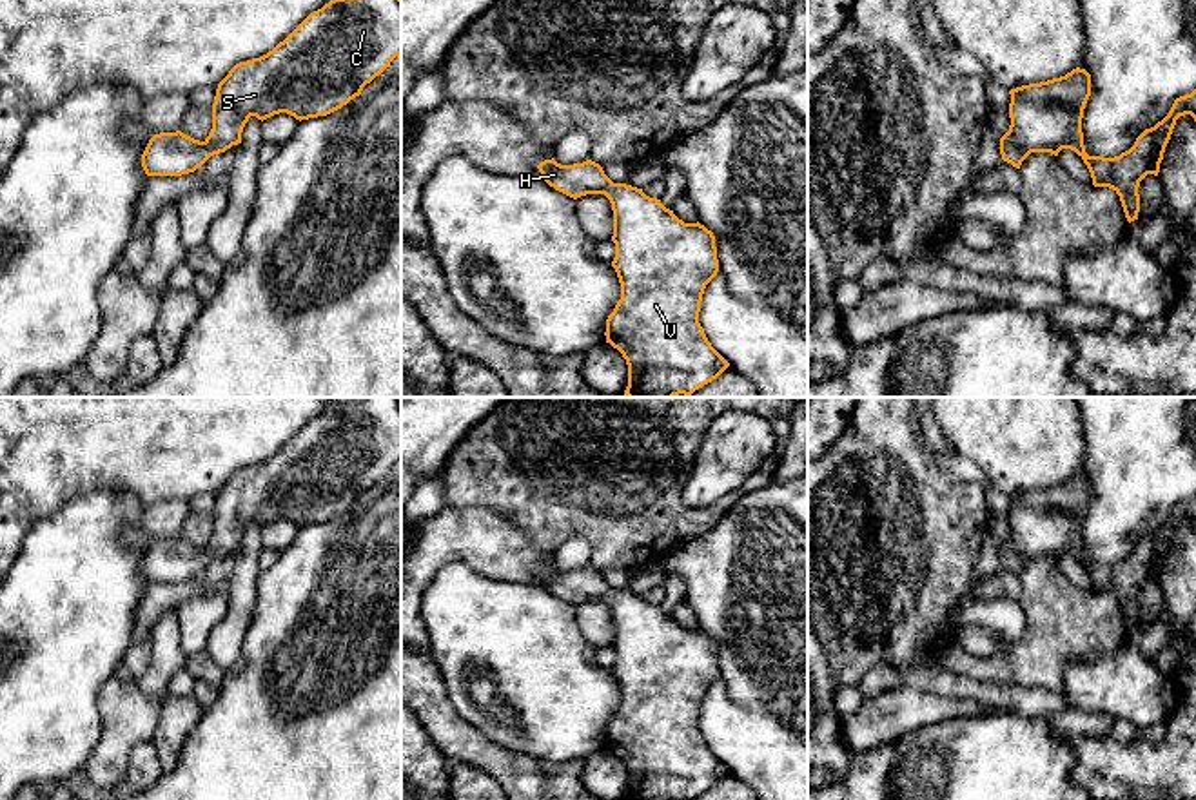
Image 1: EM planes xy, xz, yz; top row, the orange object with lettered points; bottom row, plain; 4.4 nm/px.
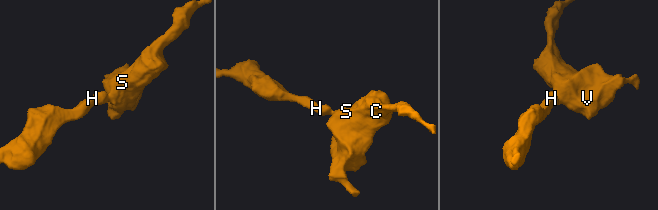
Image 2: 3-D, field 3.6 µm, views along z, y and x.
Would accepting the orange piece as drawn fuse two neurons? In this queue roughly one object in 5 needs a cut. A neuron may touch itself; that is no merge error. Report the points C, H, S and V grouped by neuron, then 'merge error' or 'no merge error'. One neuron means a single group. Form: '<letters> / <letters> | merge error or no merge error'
C H S V | no merge error

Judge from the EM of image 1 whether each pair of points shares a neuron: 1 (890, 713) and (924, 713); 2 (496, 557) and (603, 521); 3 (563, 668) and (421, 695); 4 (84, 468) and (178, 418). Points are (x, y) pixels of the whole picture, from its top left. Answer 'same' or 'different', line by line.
1: same
2: different
3: different
4: same

